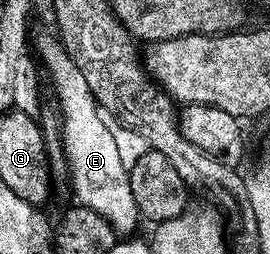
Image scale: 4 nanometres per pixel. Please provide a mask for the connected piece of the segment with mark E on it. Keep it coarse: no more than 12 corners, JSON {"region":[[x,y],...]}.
{"region":[[35,37],[73,193],[119,235],[138,231],[129,170],[83,72]]}

